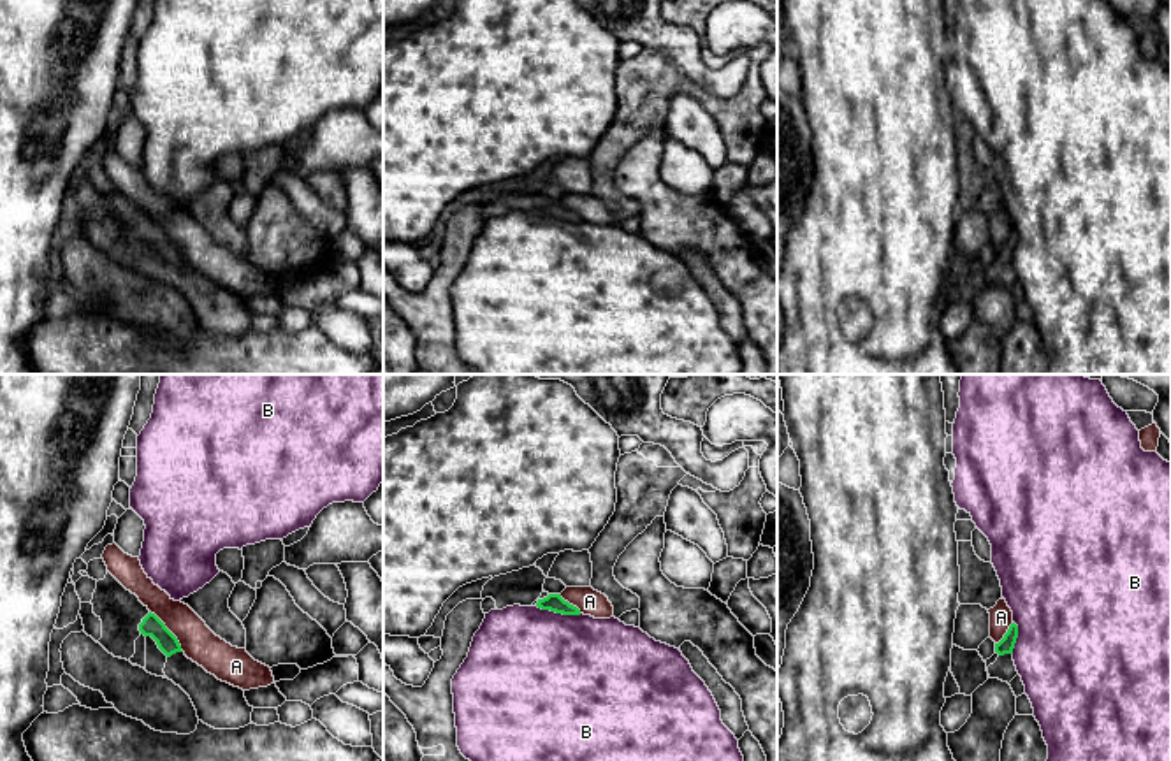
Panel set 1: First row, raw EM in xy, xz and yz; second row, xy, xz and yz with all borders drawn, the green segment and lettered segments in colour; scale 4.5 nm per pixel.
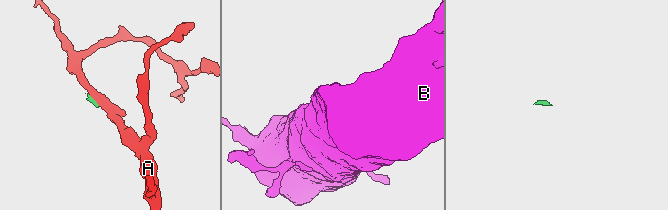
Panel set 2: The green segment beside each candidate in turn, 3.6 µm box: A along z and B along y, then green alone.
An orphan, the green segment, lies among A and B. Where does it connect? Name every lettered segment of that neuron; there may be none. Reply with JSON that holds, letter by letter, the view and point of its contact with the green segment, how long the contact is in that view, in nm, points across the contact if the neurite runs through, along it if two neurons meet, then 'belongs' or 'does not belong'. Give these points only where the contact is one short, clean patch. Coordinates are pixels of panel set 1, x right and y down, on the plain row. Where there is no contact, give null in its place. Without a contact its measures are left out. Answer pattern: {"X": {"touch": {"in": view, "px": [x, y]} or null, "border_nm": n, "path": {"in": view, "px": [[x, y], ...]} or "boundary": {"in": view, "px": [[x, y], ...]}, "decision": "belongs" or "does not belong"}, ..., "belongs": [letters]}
{"A": {"touch": {"in": "xy", "px": [169, 238]}, "border_nm": 240, "boundary": {"in": "xy", "px": [[150, 217], [183, 257]]}, "decision": "does not belong"}, "B": {"touch": {"in": "xz", "px": [560, 218]}, "border_nm": 220, "boundary": {"in": "xz", "px": [[537, 211], [563, 220], [581, 220]]}, "decision": "does not belong"}, "belongs": []}

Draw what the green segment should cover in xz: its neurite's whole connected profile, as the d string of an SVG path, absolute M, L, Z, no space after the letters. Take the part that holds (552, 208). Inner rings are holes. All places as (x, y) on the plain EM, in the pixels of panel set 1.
M549 200L536 209L542 216L550 216L563 221L580 221L580 216L561 204L561 200Z

